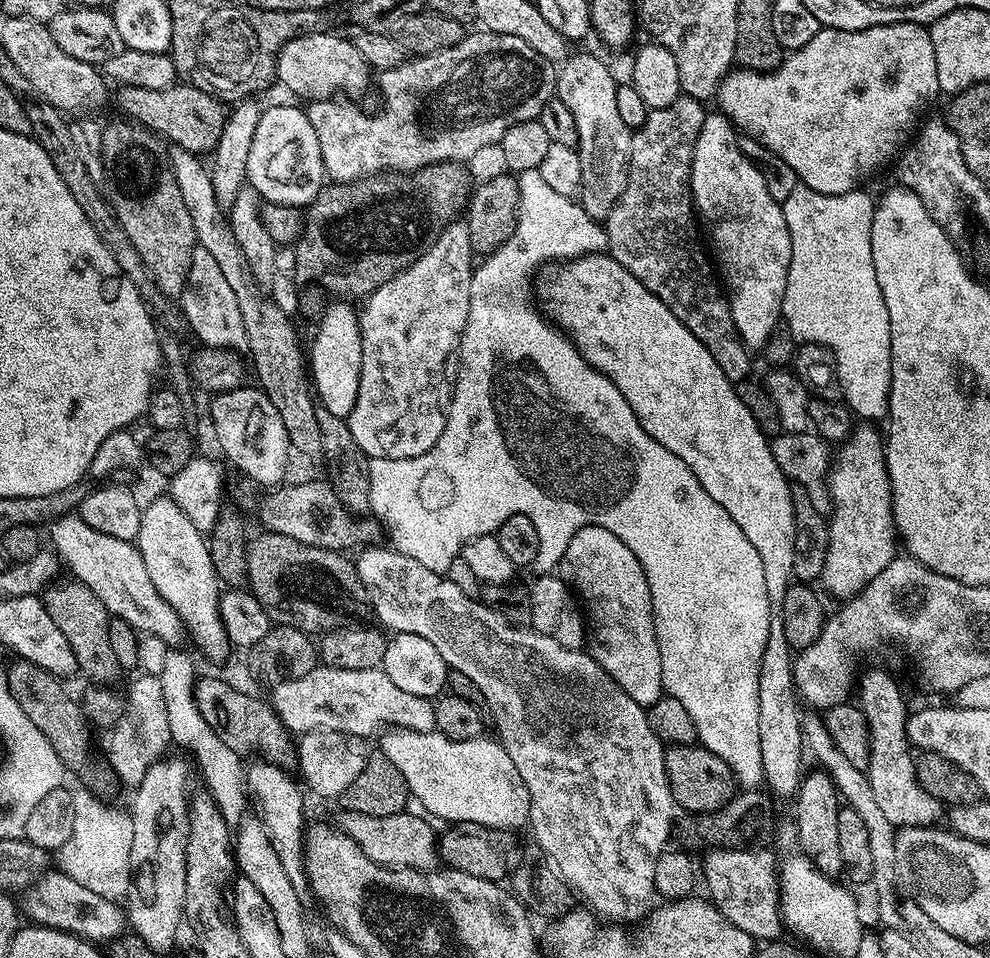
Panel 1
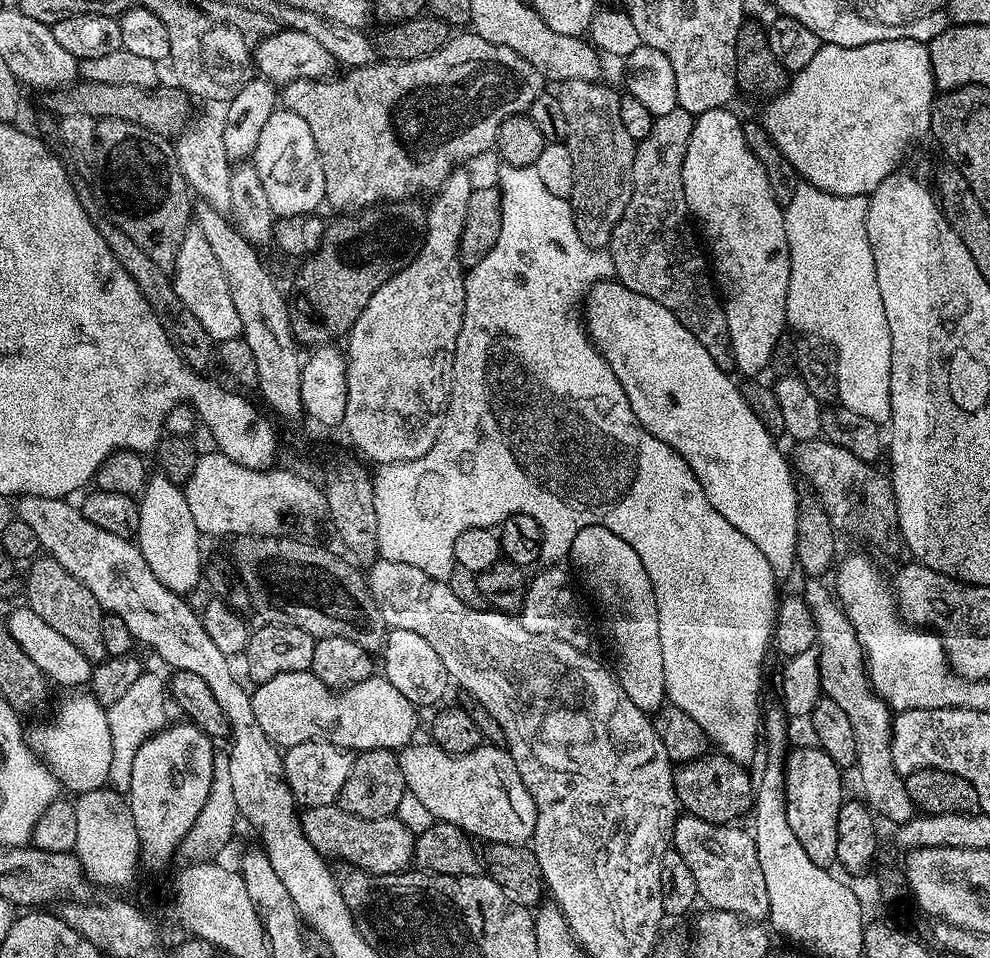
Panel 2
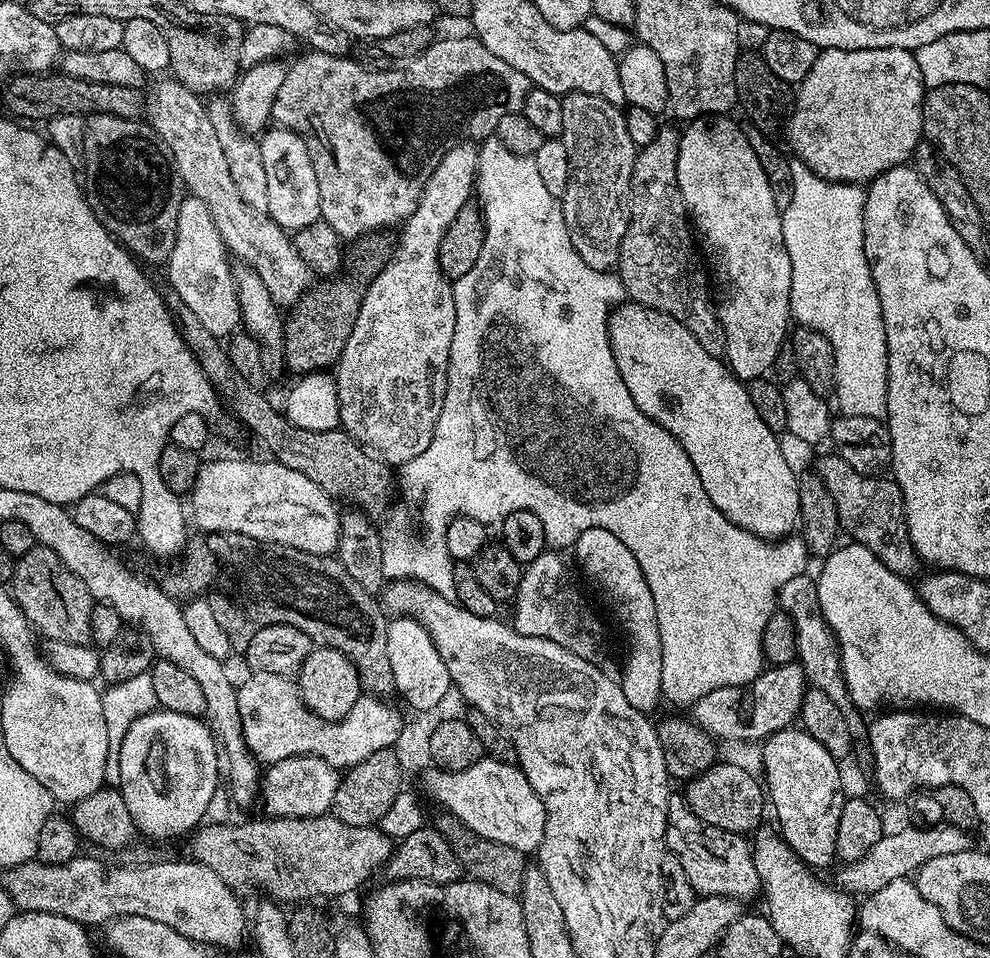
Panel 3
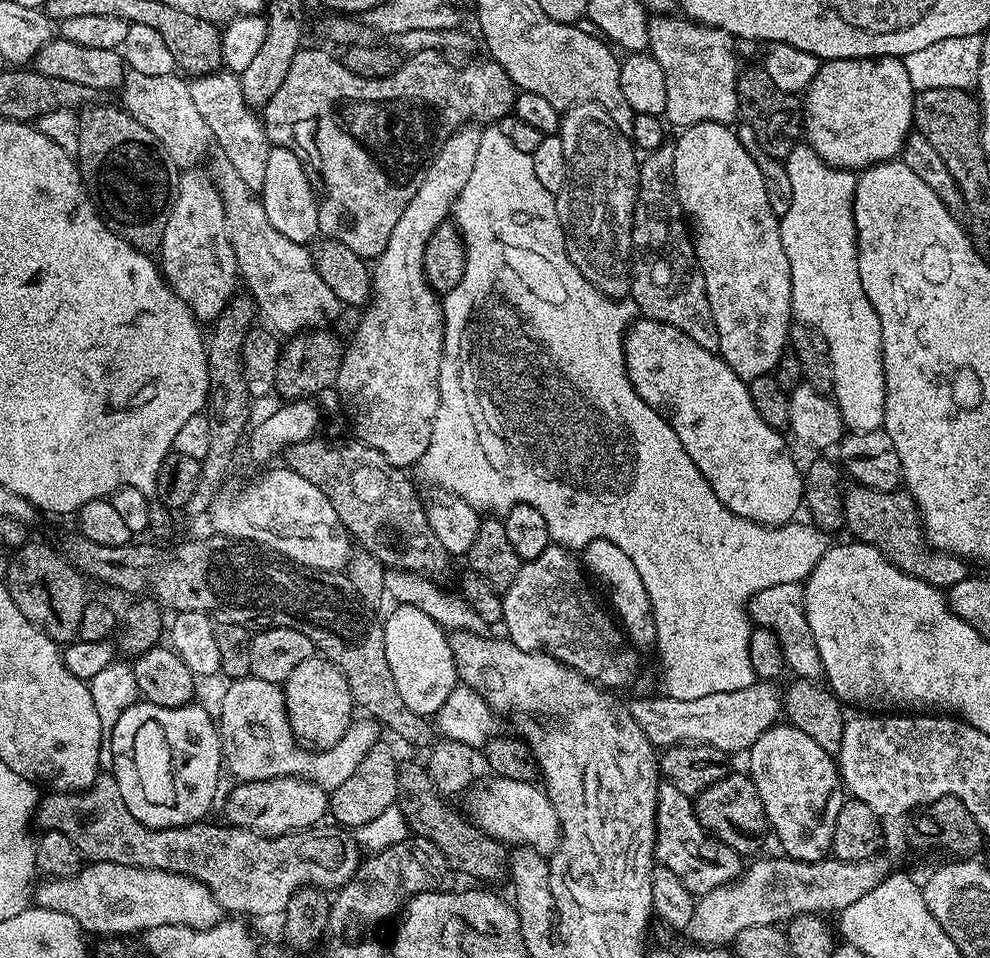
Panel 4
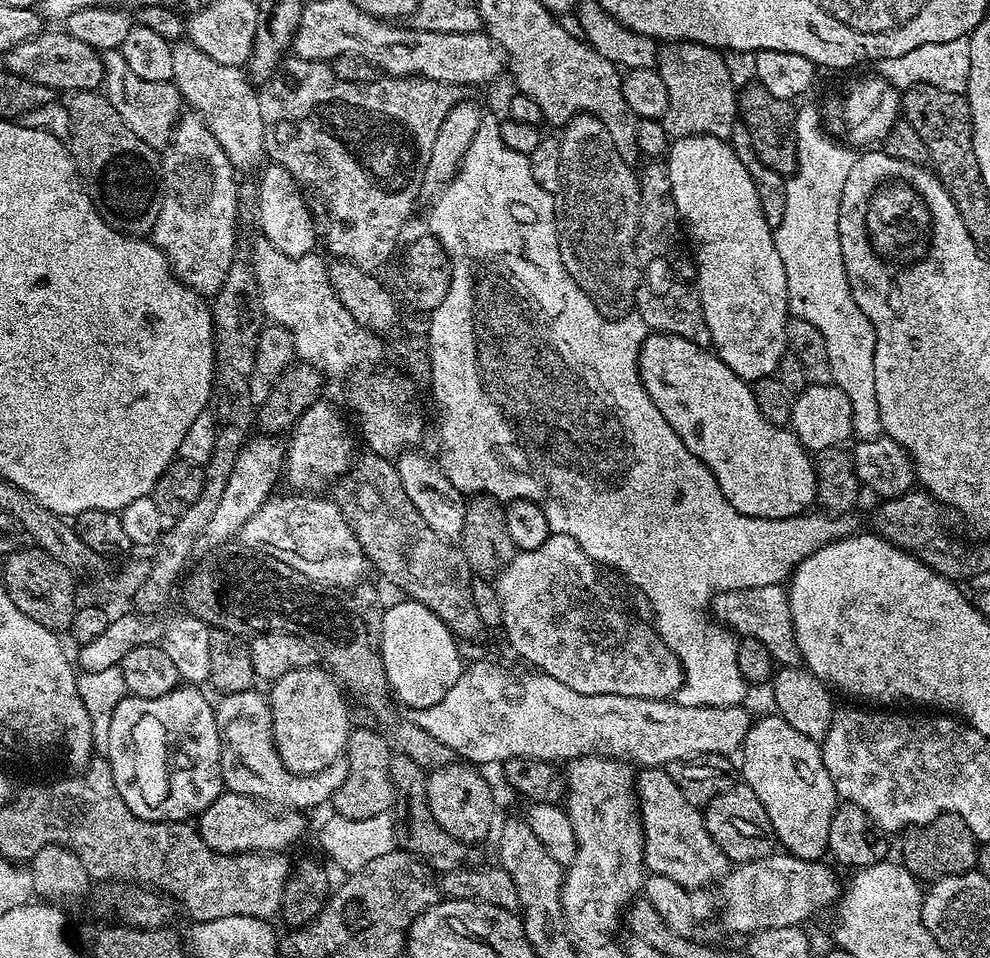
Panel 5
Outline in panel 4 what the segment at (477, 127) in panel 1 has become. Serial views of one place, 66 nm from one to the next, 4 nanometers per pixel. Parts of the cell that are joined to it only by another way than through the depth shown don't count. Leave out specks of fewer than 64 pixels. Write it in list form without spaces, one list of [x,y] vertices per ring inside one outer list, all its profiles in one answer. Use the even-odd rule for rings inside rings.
[[[302,46],[297,50],[294,54],[294,62],[290,62],[290,71],[286,73],[286,79],[282,81],[282,86],[278,86],[274,98],[270,98],[270,102],[264,105],[262,119],[269,141],[275,147],[291,148],[299,153],[309,173],[318,185],[318,222],[320,223],[319,235],[321,237],[342,242],[342,246],[350,246],[350,250],[354,250],[354,254],[365,258],[380,256],[382,250],[386,250],[386,242],[390,238],[398,218],[402,218],[402,210],[406,210],[410,198],[414,198],[414,194],[418,194],[418,186],[422,186],[422,178],[426,178],[426,170],[430,166],[430,162],[436,157],[438,147],[436,119],[440,119],[445,124],[445,129],[455,130],[461,124],[469,122],[477,126],[488,126],[493,122],[499,122],[502,117],[512,112],[512,104],[516,100],[518,91],[516,85],[506,74],[506,70],[502,70],[502,66],[498,66],[495,60],[491,58],[483,59],[478,61],[477,64],[464,64],[461,68],[455,68],[448,61],[451,59],[443,52],[417,52],[409,55],[400,67],[388,76],[362,78],[351,72],[344,64],[343,59],[336,57],[335,60],[330,53],[323,52],[320,48]]]

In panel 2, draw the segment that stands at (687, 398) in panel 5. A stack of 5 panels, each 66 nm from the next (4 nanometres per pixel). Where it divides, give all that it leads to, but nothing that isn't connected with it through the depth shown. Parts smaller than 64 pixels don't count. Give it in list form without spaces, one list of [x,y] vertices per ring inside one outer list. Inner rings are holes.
[[[609,278],[595,284],[588,291],[582,315],[596,349],[606,358],[610,370],[614,370],[614,378],[622,382],[622,390],[626,390],[626,398],[630,402],[630,410],[634,410],[634,418],[640,426],[654,438],[666,442],[690,466],[692,473],[698,478],[702,490],[706,490],[706,498],[734,530],[746,534],[758,550],[762,550],[766,562],[770,562],[772,573],[784,578],[796,568],[796,539],[798,538],[798,502],[796,501],[796,480],[794,468],[787,455],[780,453],[777,437],[772,436],[762,422],[758,422],[754,410],[746,406],[746,398],[742,398],[740,384],[732,381],[729,373],[724,372],[714,358],[654,298],[646,298],[625,284]]]

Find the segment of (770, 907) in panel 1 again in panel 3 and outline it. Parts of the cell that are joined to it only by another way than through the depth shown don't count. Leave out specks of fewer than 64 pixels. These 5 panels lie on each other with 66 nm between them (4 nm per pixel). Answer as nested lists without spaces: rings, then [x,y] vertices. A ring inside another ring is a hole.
[[[669,795],[664,842],[667,851],[682,862],[682,870],[686,870],[686,878],[690,878],[690,886],[694,886],[697,897],[726,896],[730,900],[745,902],[761,891],[758,870],[752,861],[753,845],[741,833],[703,824],[688,808],[683,795]]]

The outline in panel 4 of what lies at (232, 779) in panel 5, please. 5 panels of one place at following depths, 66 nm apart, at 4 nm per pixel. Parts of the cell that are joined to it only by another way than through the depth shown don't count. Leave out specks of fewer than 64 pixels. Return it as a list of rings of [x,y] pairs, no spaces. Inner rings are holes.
[[[247,675],[233,679],[220,700],[218,712],[218,731],[223,763],[233,772],[240,782],[249,780],[273,780],[279,776],[307,774],[321,788],[331,790],[342,786],[350,774],[354,774],[356,764],[366,758],[371,748],[378,743],[376,730],[378,724],[371,718],[357,719],[344,732],[344,737],[336,747],[327,751],[320,750],[313,754],[296,753],[292,727],[288,721],[288,711],[284,705],[283,687],[274,682],[262,682],[262,678]],[[293,744],[293,745],[292,745]],[[316,755],[316,756],[311,756]]]

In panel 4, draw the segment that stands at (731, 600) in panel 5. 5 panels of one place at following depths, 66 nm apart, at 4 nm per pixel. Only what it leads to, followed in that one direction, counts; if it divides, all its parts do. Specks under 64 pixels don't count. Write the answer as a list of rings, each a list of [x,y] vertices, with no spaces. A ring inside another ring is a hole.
[[[786,582],[778,586],[770,586],[748,601],[748,615],[759,627],[771,628],[776,640],[782,646],[784,662],[793,677],[802,680],[819,681],[824,674],[824,667],[818,658],[818,646],[814,646],[814,638],[810,634],[810,626],[804,613],[804,586]]]

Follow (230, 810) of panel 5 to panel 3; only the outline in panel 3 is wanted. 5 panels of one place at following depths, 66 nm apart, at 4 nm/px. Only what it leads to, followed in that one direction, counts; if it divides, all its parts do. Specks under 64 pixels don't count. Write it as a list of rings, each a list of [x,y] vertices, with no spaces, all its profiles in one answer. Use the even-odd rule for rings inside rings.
[[[318,755],[291,756],[276,764],[267,765],[262,776],[262,800],[269,817],[286,820],[301,820],[311,816],[325,815],[334,802],[341,773]]]

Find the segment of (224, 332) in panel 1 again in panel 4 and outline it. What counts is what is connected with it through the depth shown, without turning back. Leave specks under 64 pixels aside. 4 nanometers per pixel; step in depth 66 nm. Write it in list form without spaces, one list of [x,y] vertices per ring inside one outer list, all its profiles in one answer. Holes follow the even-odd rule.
[[[196,166],[189,168],[189,172],[179,173],[176,181],[176,195],[172,197],[172,209],[158,249],[158,267],[197,320],[214,322],[237,291],[236,255],[216,181],[207,171],[199,172]]]

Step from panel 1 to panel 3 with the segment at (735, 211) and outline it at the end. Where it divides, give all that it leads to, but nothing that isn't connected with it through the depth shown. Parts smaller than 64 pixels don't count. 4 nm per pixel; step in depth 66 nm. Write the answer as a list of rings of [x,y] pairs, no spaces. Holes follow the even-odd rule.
[[[727,115],[701,116],[699,120],[693,120],[687,125],[688,129],[680,132],[680,145],[678,146],[678,166],[676,177],[678,178],[678,190],[682,190],[682,202],[684,209],[688,212],[688,219],[694,229],[695,239],[698,241],[699,251],[710,269],[711,279],[714,281],[714,303],[716,306],[716,317],[720,320],[722,330],[726,334],[726,350],[723,359],[726,361],[737,380],[750,381],[767,377],[772,370],[774,357],[778,350],[786,343],[790,336],[790,321],[792,311],[790,310],[790,278],[792,277],[792,263],[790,254],[786,254],[786,242],[782,238],[782,209],[774,202],[774,194],[770,190],[770,182],[766,182],[766,174],[762,170],[762,162],[758,162],[758,154],[754,154],[754,146],[746,138],[743,127],[734,121],[728,120]]]

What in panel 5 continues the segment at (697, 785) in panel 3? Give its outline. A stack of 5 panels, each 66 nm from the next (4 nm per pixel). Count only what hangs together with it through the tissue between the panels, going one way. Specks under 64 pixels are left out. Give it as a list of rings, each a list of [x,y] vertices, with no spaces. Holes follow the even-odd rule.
[[[737,782],[730,790],[718,794],[718,798],[703,805],[702,815],[710,838],[733,865],[766,858],[777,851],[778,841],[774,826],[770,826],[770,814],[766,814],[766,806],[758,802],[758,794],[746,783]]]

